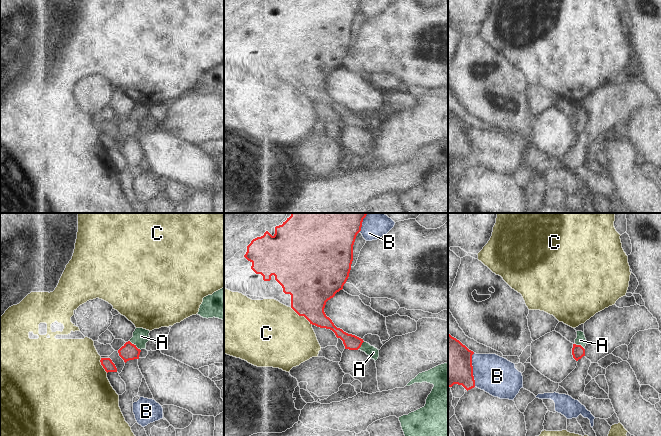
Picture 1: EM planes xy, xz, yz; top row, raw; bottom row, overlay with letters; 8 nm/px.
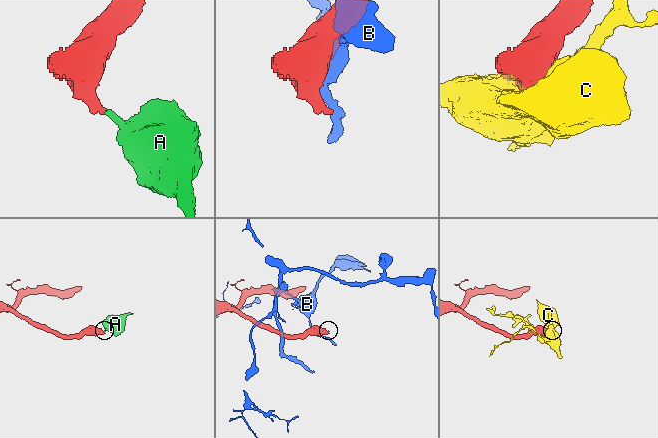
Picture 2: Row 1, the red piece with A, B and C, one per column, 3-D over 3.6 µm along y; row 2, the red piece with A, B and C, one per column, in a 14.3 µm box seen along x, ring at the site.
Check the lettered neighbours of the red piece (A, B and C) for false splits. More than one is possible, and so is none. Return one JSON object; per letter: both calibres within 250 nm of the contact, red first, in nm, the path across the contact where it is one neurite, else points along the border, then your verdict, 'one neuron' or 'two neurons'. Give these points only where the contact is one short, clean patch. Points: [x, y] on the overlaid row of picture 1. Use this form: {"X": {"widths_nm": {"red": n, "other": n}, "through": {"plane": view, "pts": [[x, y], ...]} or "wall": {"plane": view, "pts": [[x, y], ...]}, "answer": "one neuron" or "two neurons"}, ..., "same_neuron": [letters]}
{"A": {"widths_nm": {"red": 140, "other": 130}, "through": {"plane": "xy", "pts": [[129, 351], [135, 345], [141, 336]]}, "answer": "one neuron"}, "B": {"widths_nm": {"red": 360, "other": 300}, "answer": "two neurons"}, "C": {"widths_nm": {"red": 360, "other": 480}, "answer": "two neurons"}, "same_neuron": ["A"]}

